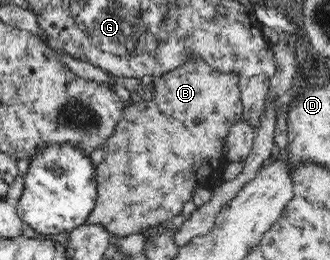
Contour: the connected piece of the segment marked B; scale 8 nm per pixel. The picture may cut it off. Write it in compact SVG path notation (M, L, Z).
M199 57L185 60L185 63L181 68L174 69L174 71L170 71L170 73L166 73L160 78L156 78L154 85L156 87L156 97L153 97L150 101L145 101L141 98L139 102L134 103L129 108L125 107L122 119L115 127L114 135L108 139L108 145L106 146L103 157L104 162L100 163L100 166L95 168L96 203L94 209L90 212L86 221L84 221L84 224L86 224L86 226L102 226L104 231L112 236L126 237L126 235L130 235L130 233L140 233L140 231L144 231L144 229L148 229L148 227L154 227L154 225L158 225L158 223L170 220L175 215L181 213L183 203L192 200L192 193L194 193L197 186L212 189L214 183L221 183L221 170L227 166L227 163L225 163L225 159L223 158L223 152L225 151L224 139L226 139L229 129L235 123L241 121L242 104L240 101L239 78L234 73L218 72Z

